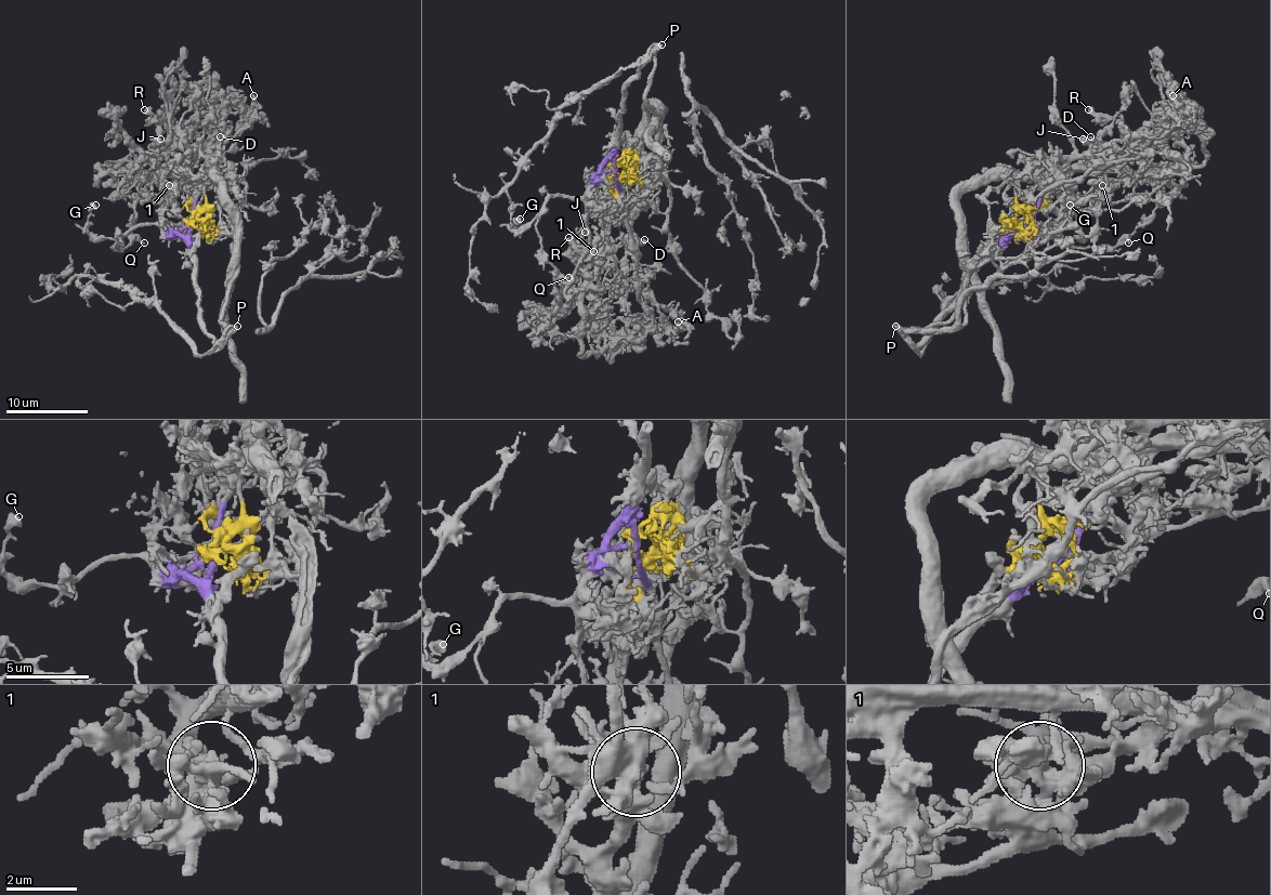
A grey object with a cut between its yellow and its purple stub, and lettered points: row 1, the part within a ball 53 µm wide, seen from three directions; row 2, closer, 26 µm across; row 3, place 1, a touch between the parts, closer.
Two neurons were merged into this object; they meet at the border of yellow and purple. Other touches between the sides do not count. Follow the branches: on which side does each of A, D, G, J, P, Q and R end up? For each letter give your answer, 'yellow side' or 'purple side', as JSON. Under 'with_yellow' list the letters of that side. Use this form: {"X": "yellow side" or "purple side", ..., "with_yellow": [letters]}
{"A": "yellow side", "D": "yellow side", "G": "purple side", "J": "yellow side", "P": "purple side", "Q": "purple side", "R": "yellow side", "with_yellow": ["A", "D", "J", "R"]}

